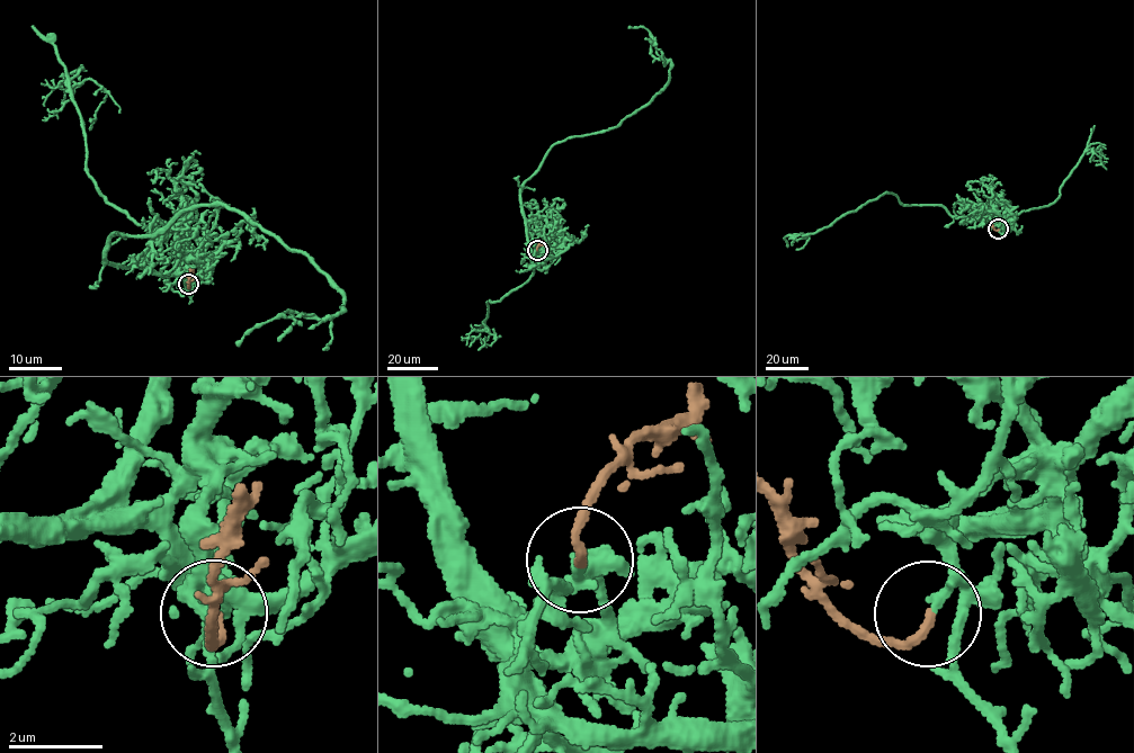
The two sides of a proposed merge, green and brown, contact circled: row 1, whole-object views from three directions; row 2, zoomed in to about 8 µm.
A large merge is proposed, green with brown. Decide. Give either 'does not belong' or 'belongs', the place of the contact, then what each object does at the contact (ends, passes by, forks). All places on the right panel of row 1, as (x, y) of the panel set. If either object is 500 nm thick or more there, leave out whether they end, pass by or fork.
belongs | (998, 229) | green passes by | brown ends

